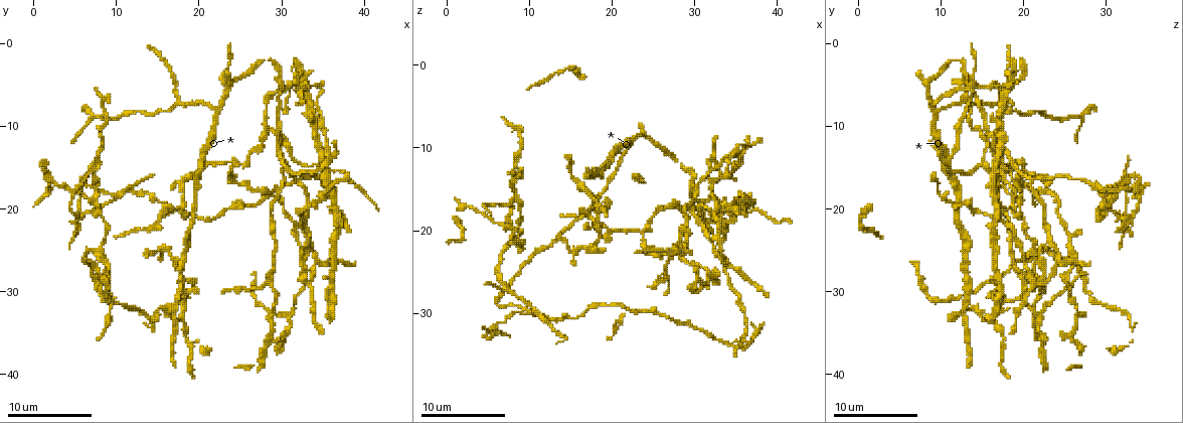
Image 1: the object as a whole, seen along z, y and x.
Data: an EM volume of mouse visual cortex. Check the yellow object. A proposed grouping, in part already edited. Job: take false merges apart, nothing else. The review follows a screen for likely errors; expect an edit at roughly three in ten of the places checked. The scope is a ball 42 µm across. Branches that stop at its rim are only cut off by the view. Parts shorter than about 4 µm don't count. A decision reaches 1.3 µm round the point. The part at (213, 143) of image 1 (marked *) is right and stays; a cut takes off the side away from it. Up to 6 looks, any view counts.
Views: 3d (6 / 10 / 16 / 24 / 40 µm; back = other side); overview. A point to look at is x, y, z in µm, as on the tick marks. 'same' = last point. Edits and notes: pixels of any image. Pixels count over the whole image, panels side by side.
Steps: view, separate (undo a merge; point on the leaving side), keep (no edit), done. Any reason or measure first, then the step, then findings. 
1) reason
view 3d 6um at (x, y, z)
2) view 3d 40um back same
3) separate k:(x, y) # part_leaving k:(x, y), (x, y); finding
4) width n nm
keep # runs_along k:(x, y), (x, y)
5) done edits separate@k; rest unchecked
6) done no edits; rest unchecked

view 3d 10um at (7.8, 14.6, 17.0)

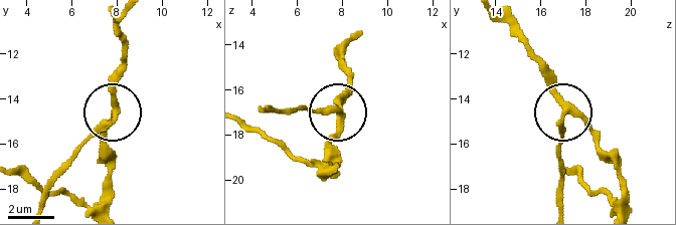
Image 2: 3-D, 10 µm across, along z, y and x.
other side
view 3d 10um back at (8.0, 14.4, 17.1)

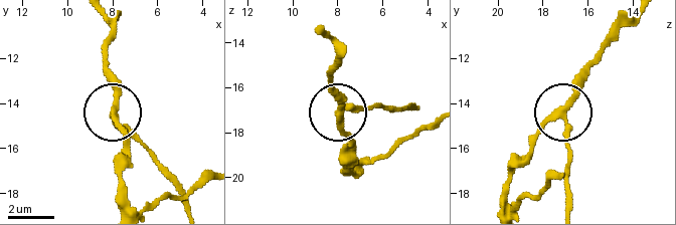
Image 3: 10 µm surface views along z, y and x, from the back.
width 240 nm
keep # all the same neuron

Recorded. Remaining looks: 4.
three arms meet
view 3d 10um at (7.2, 19.0, 19.4)

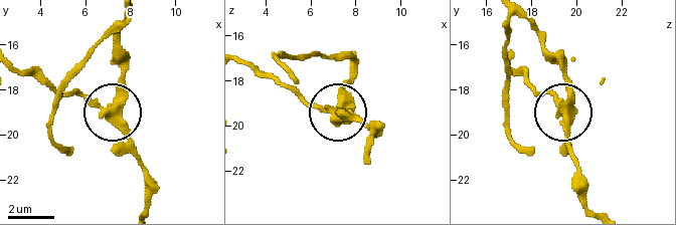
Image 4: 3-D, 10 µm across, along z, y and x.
side_arm 15 um; arms 3
separate 4:(75, 94) # two neurons meet here

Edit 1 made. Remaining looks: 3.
thin arm on a thick one
view 3d 10um at (28.4, 28.4, 21.0)

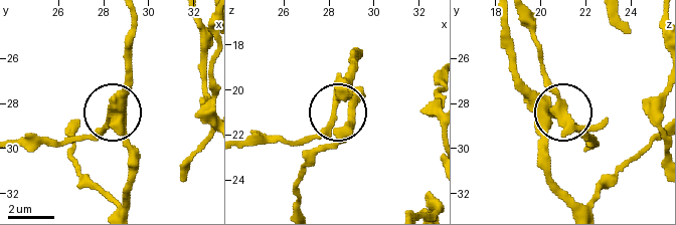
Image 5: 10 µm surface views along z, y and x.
view 3d 10um back at (28.3, 28.7, 20.8)

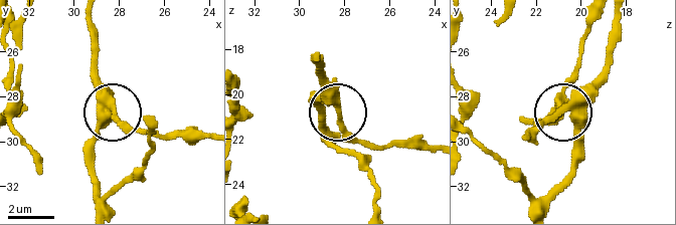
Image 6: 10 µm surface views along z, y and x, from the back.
arms 3
keep # runs_along 6:(318, 56), (322, 90), (341, 120), (373, 146); one neuron here

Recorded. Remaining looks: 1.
done edits separate@4; rest unchecked

